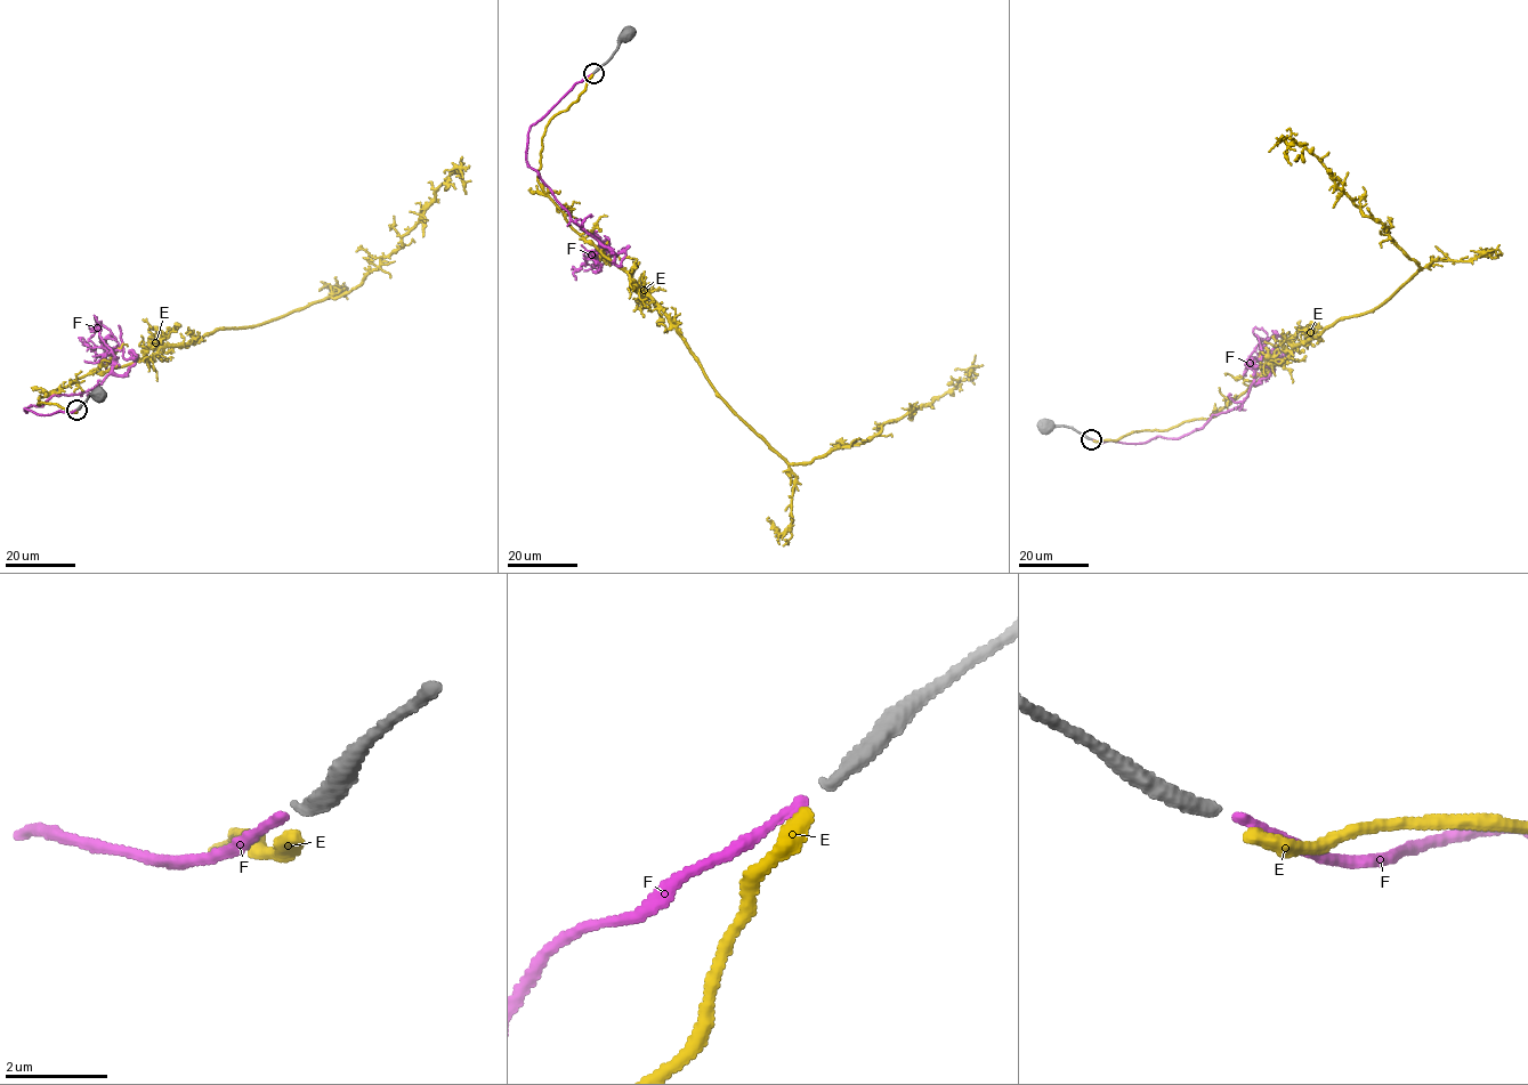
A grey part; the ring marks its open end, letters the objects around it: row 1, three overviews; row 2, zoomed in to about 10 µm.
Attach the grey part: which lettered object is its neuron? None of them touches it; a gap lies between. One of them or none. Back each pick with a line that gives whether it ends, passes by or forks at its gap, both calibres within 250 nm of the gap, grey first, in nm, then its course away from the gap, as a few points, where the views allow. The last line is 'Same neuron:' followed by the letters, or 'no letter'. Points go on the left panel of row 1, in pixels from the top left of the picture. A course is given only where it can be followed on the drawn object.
Same neuron: no letter

